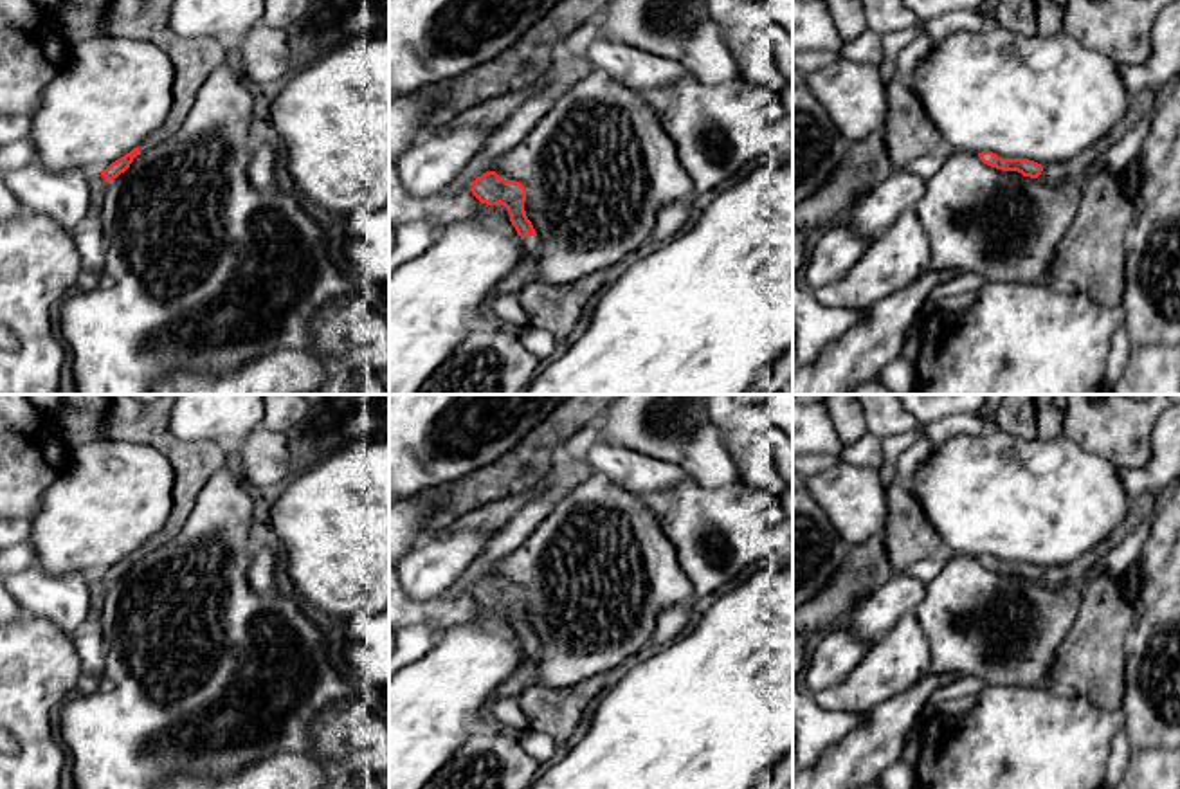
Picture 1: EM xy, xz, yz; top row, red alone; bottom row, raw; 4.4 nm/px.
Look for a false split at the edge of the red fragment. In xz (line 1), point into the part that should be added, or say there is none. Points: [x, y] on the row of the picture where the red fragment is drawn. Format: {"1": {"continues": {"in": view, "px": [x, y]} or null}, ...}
{"1": {"continues": {"in": "xz", "px": [530, 244]}}}

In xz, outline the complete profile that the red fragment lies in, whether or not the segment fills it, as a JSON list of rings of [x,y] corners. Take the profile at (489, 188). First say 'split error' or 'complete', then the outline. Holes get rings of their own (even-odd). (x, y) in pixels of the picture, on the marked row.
split error | [[[486,171],[472,182],[472,195],[486,205],[504,205],[510,222],[522,240],[524,252],[530,258],[539,256],[539,236],[526,216],[526,187],[515,180],[504,180],[495,171]]]

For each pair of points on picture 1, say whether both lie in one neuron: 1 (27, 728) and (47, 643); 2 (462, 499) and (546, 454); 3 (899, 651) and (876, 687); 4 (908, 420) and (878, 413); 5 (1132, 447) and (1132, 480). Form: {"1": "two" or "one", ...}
{"1": "one", "2": "one", "3": "one", "4": "one", "5": "two"}

